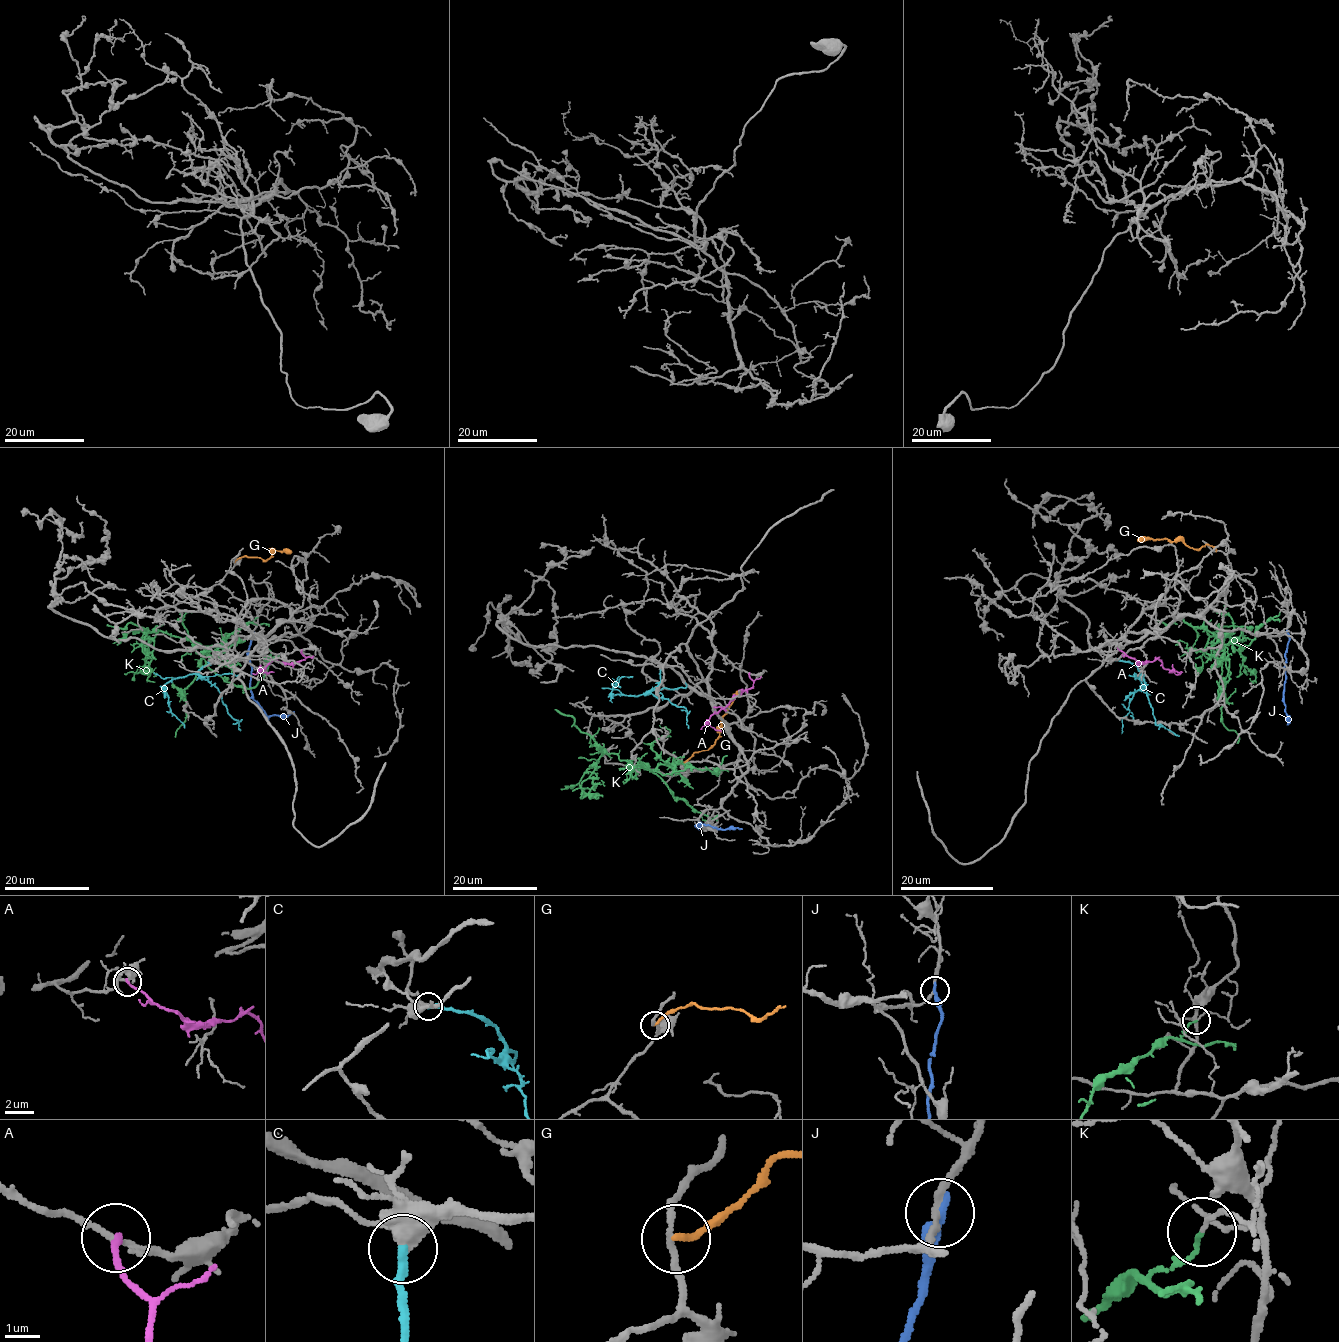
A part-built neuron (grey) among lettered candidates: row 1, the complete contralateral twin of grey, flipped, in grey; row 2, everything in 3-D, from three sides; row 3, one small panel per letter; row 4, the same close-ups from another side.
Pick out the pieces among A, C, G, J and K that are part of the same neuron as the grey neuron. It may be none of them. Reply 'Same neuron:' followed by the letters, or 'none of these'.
Same neuron: C

